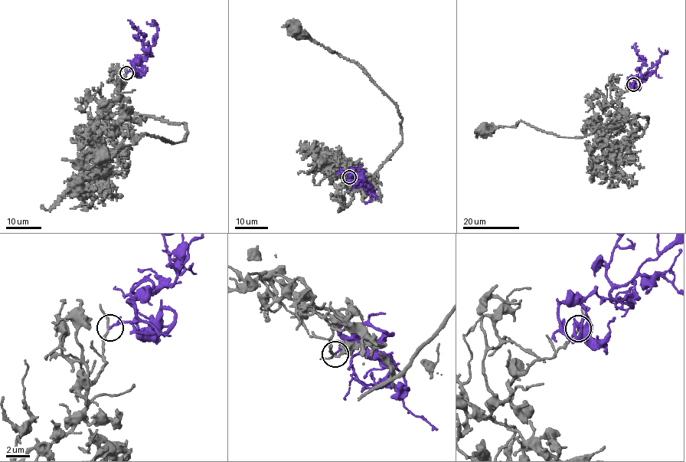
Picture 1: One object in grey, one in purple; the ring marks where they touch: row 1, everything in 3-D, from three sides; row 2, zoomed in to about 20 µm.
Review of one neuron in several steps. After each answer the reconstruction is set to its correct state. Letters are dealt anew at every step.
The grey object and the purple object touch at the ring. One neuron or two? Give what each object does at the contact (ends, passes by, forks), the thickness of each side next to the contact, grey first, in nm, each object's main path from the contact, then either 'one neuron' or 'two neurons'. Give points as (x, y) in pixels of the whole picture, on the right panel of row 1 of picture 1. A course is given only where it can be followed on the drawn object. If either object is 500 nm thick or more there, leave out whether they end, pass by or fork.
grey passes by | purple passes by | 160/160 nm | grey via (633, 84), (612, 105), (617, 120), (622, 113), (635, 117), (616, 127), (583, 137), (520, 122), (481, 131) | purple via (633, 84), (632, 86), (629, 86), (628, 79), (636, 75), (645, 79), (641, 76), (667, 50) | two neurons

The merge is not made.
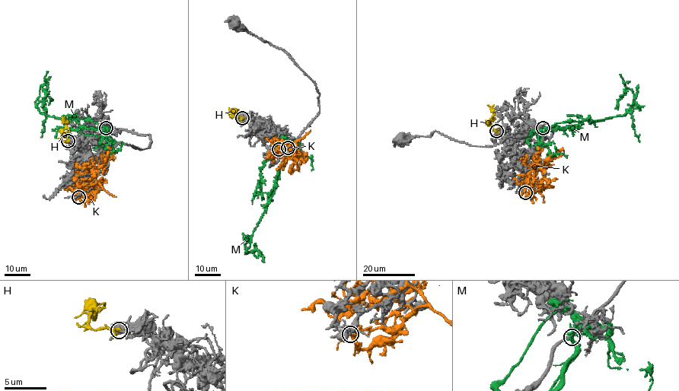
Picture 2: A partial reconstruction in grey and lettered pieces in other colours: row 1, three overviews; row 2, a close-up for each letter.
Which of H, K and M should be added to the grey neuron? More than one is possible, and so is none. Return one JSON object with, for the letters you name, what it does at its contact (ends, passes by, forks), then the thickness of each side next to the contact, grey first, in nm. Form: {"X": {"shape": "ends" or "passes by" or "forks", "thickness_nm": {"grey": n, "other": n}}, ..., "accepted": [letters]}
{"H": {"shape": "passes by", "thickness_nm": {"grey": 190, "other": 200}}, "accepted": ["H"]}

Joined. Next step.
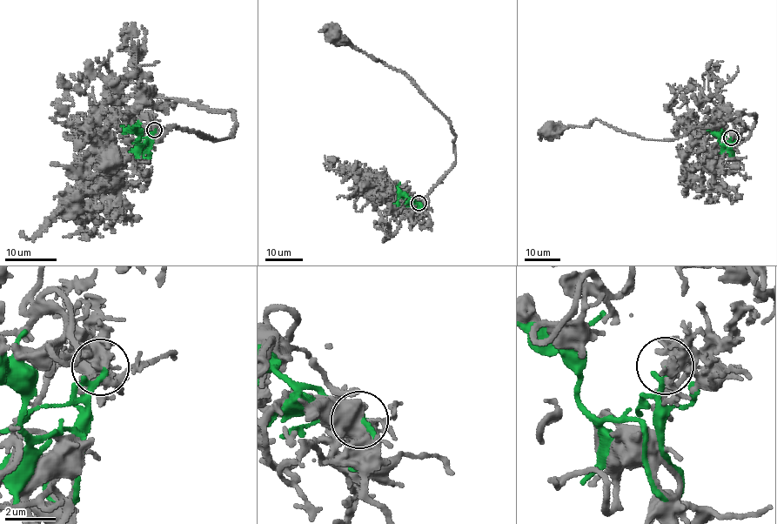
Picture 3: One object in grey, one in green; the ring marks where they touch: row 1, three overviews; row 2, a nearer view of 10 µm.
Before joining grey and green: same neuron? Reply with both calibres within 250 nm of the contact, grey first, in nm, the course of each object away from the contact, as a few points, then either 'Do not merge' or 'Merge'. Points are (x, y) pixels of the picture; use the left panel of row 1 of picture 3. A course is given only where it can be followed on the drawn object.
Thickness 360 nm (grey) against 160 nm. Course of grey: (155, 130), (128, 158), (88, 157), (95, 110), (117, 95), (236, 122), (214, 140), (171, 128), (113, 161). Course of green: (155, 130), (149, 142), (140, 144), (133, 128), (140, 127). Do not merge

